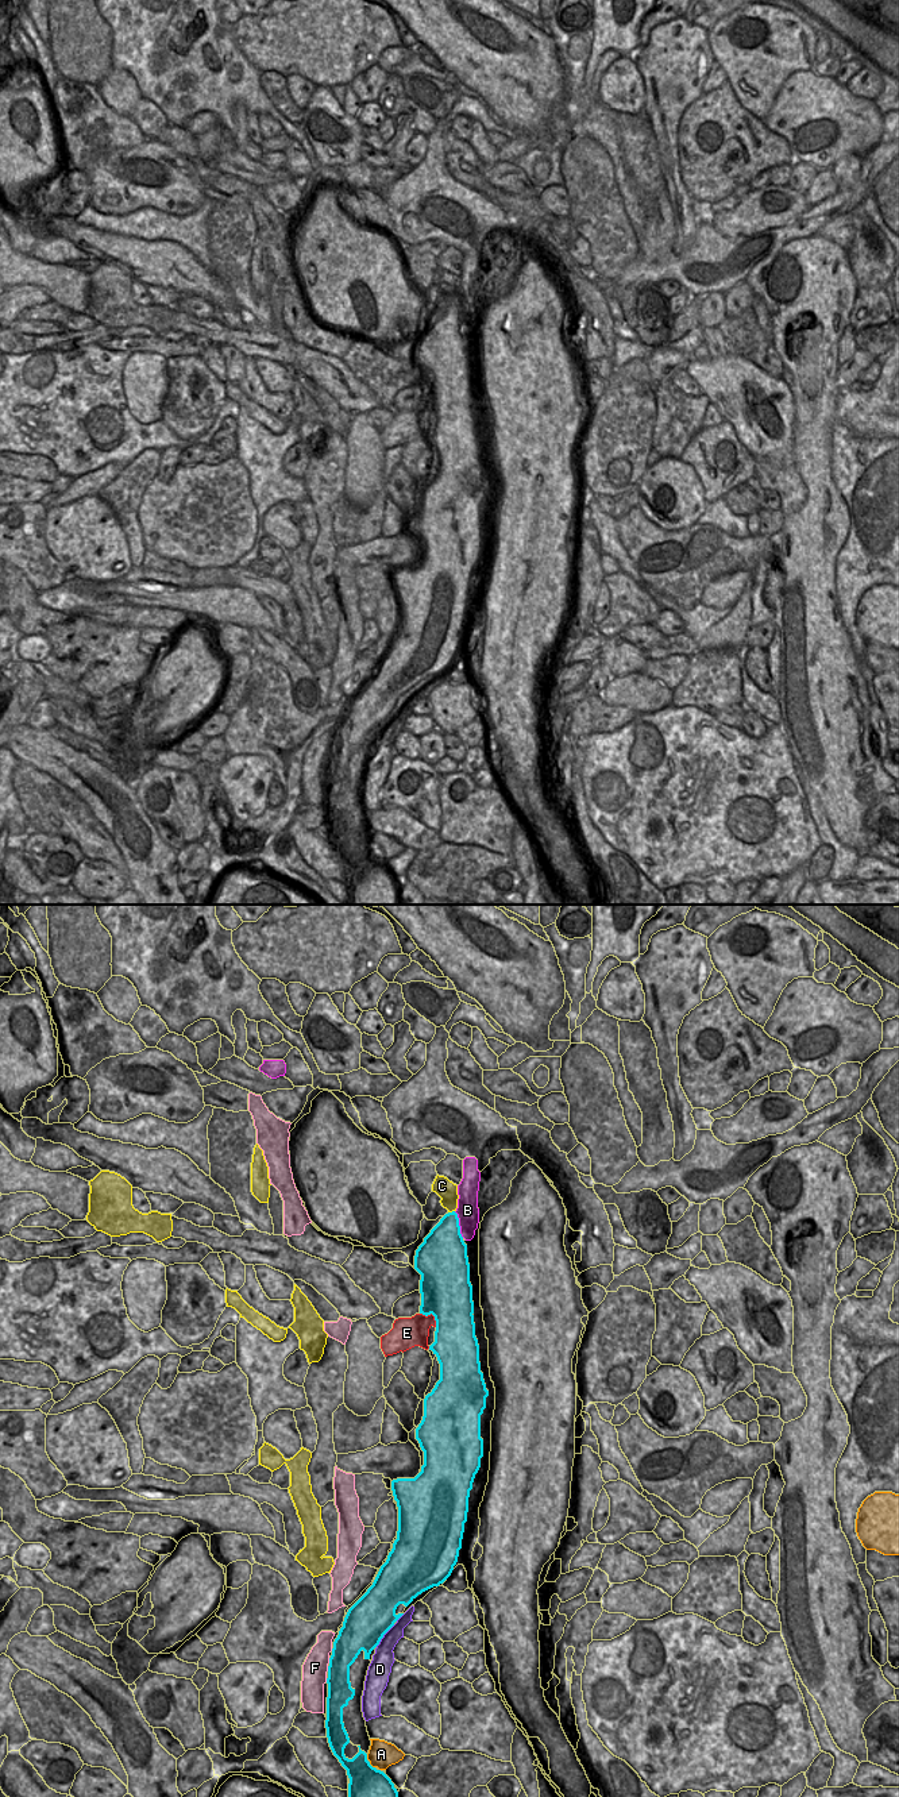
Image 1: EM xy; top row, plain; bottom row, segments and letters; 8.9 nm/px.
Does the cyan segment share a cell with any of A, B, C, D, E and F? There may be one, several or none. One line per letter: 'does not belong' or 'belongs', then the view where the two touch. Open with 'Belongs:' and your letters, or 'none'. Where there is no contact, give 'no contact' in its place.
Belongs: none
A: does not belong | xy
B: does not belong | xy
C: does not belong | xy
D: does not belong | xy
E: does not belong | xy
F: does not belong | xy

